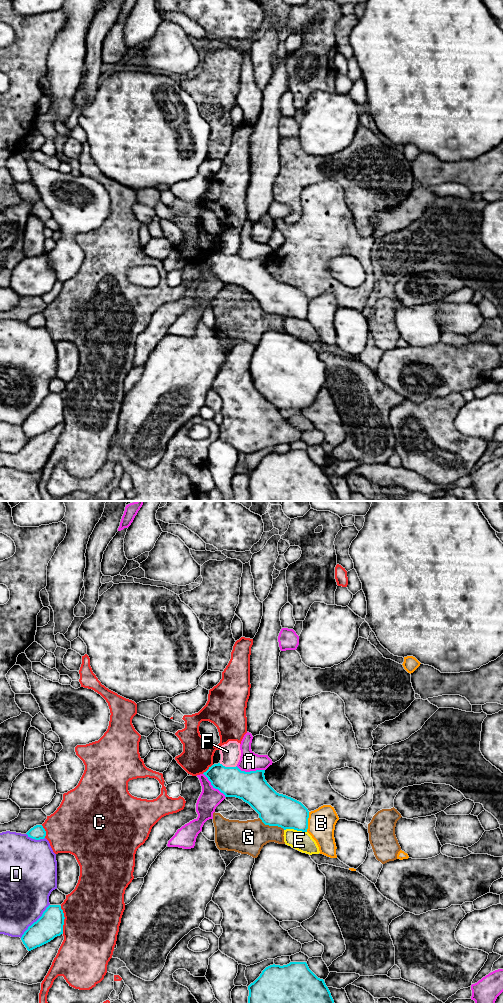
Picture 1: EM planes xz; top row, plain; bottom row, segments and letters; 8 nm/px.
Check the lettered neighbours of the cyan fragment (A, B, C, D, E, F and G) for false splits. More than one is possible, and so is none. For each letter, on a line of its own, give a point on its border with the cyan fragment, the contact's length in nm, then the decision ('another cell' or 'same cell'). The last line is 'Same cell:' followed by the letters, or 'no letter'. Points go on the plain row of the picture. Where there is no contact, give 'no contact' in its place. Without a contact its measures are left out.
A: xz (250, 259) | 240 nm | another cell
B: xz (307, 310) | 160 nm | another cell
C: xz (63, 408) | 220 nm | another cell
D: xz (36, 409) | 360 nm | another cell
E: xz (295, 317) | 190 nm | another cell
F: xz (228, 255) | 150 nm | another cell
G: xz (271, 313) | 220 nm | another cell
Same cell: no letter

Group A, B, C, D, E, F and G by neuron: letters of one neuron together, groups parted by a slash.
A / B / C / D / E / F / G

